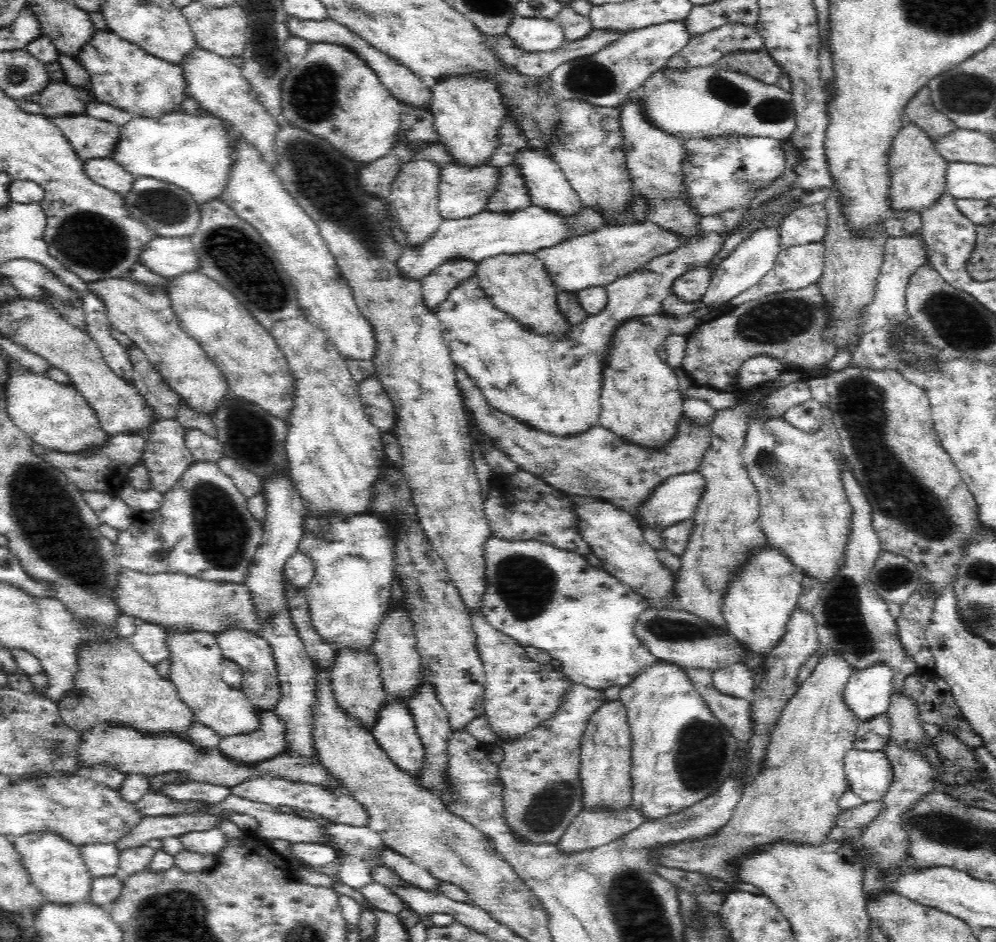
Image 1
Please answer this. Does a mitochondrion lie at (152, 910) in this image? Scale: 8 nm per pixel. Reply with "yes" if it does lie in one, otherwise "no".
yes

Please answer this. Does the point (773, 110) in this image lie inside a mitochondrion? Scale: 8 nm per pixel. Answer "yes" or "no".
yes

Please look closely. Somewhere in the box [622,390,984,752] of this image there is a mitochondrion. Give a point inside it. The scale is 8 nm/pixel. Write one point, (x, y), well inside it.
(844, 622)

